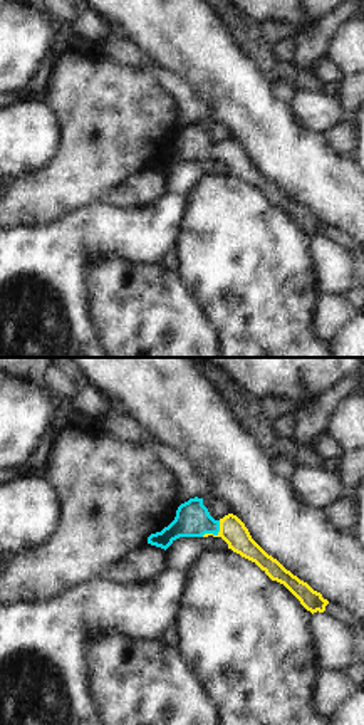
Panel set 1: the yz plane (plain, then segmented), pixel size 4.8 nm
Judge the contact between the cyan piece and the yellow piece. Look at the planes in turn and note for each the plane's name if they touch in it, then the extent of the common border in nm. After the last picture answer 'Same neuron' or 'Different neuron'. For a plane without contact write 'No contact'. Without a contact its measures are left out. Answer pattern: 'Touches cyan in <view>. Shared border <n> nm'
Touches cyan in yz. Shared border 120 nm

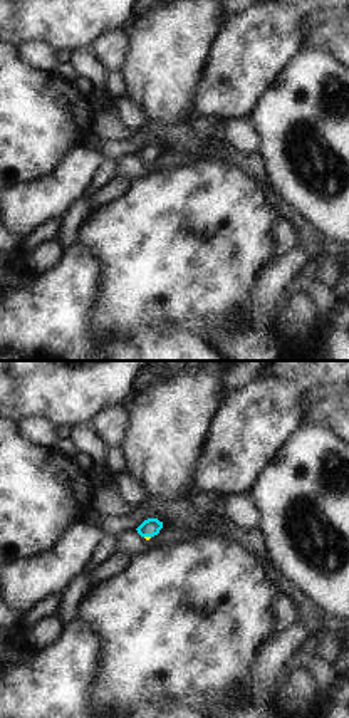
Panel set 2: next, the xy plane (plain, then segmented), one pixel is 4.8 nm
Touches cyan in xy. Shared border 30 nm

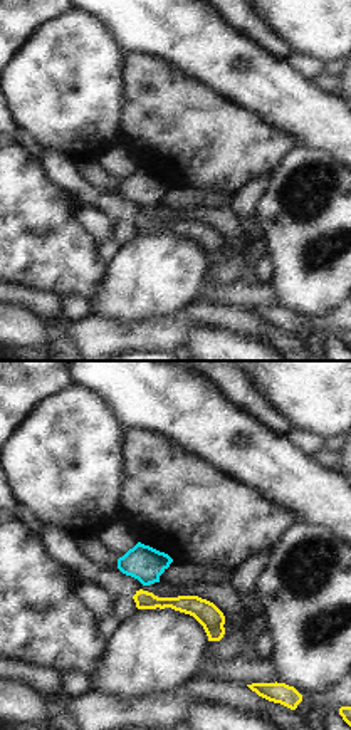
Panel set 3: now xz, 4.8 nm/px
No contact

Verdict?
Same neuron

